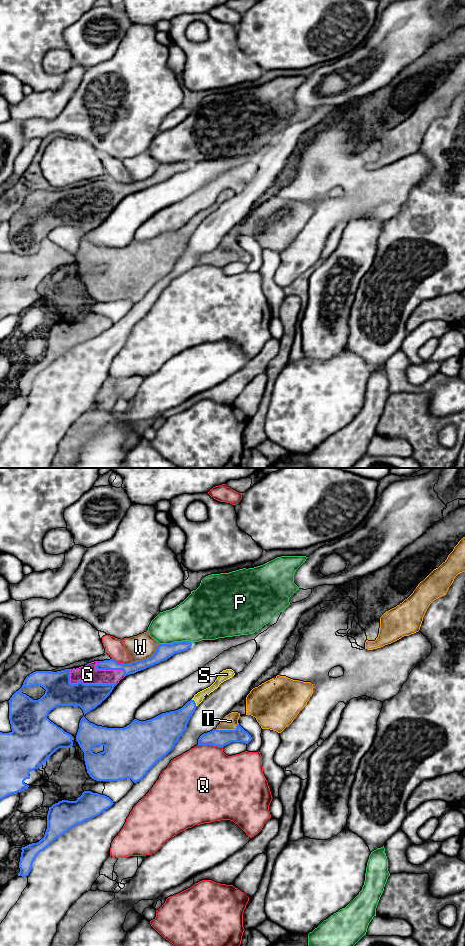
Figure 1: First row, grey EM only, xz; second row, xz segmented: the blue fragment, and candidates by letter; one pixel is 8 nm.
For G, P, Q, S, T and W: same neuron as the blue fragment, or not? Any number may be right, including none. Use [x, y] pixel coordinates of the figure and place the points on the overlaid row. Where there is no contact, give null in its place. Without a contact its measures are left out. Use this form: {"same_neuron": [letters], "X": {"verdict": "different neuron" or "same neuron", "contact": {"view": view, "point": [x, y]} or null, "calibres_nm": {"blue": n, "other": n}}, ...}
{"same_neuron": ["G", "S", "T"], "G": {"verdict": "same neuron", "contact": {"view": "xz", "point": [86, 684]}, "calibres_nm": {"blue": 220, "other": 150}}, "P": {"verdict": "different neuron", "contact": {"view": "xz", "point": [175, 642]}, "calibres_nm": {"blue": 130, "other": 360}}, "Q": {"verdict": "different neuron", "contact": {"view": "xz", "point": [210, 744]}, "calibres_nm": {"blue": 140, "other": 460}}, "S": {"verdict": "same neuron", "contact": {"view": "xz", "point": [194, 702]}, "calibres_nm": {"blue": 220, "other": 80}}, "T": {"verdict": "same neuron", "contact": {"view": "xz", "point": [228, 730]}, "calibres_nm": {"blue": 140, "other": 120}}, "W": {"verdict": "different neuron", "contact": {"view": "xz", "point": [147, 658]}, "calibres_nm": {"blue": 130, "other": 200}}}

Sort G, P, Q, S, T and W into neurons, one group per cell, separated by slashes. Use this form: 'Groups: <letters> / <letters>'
Groups: G S T / P / Q / W

